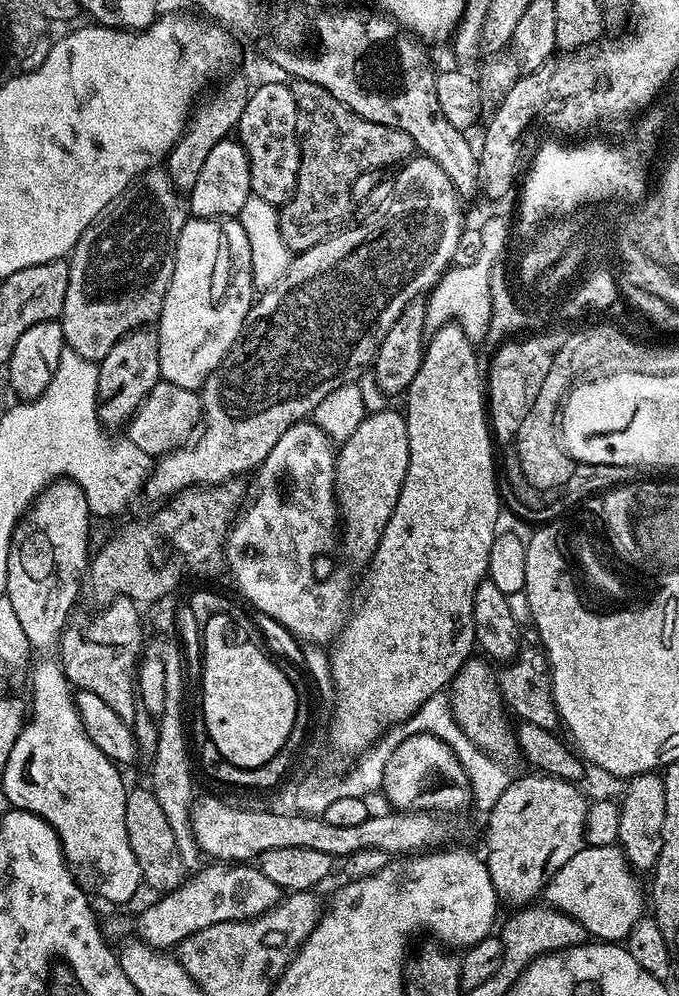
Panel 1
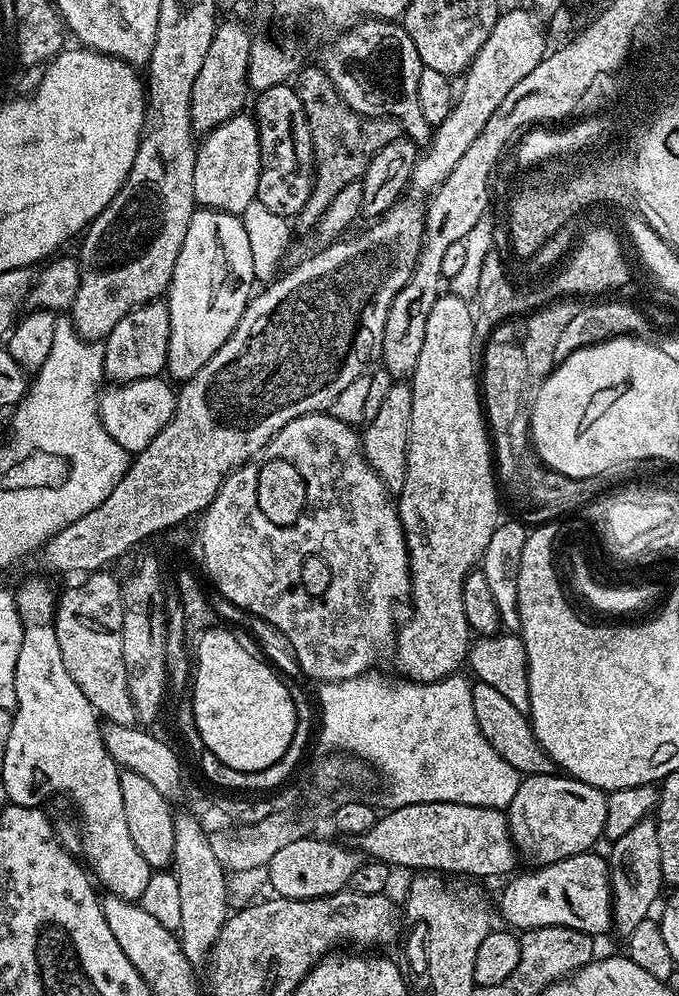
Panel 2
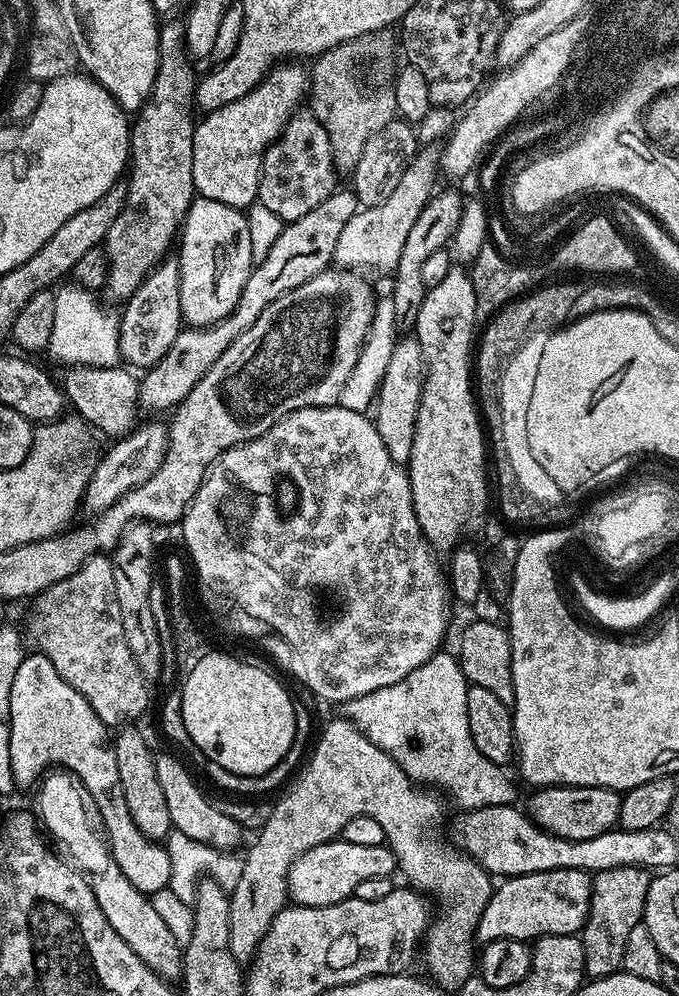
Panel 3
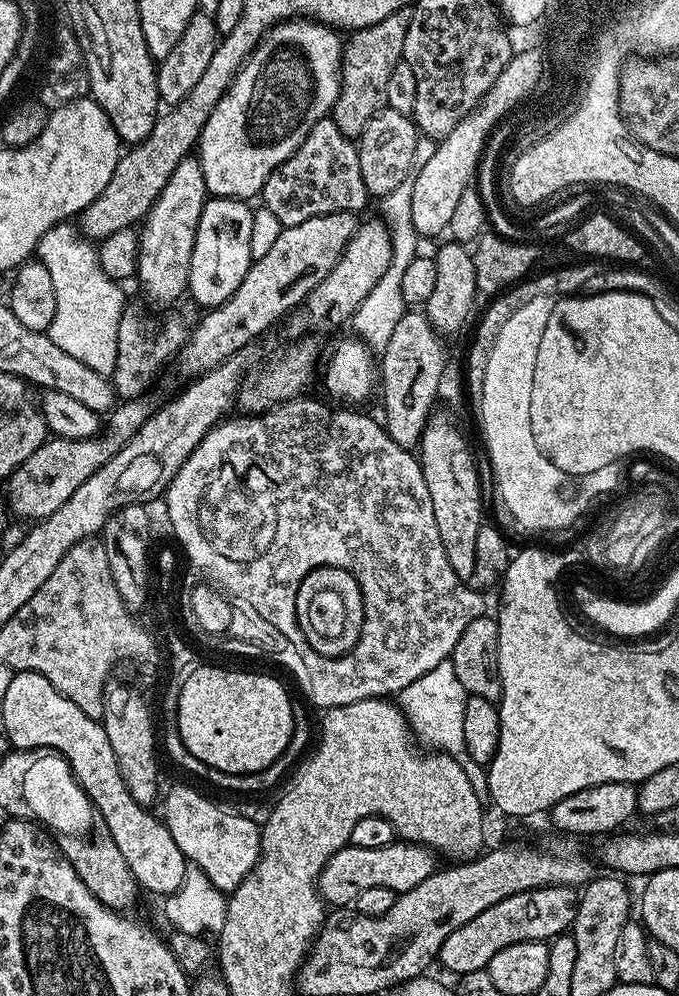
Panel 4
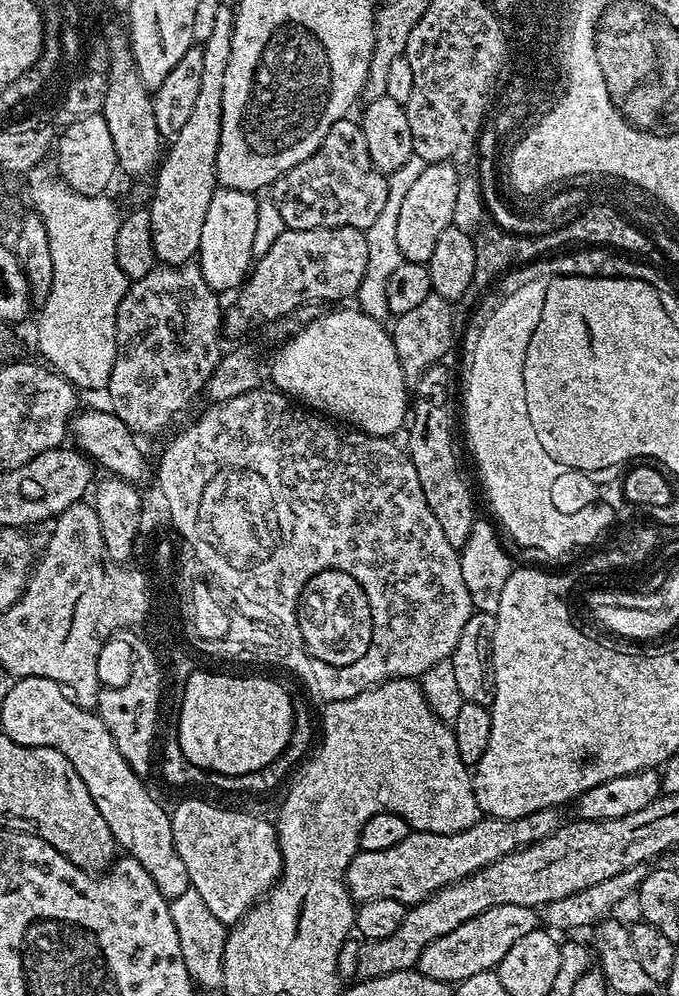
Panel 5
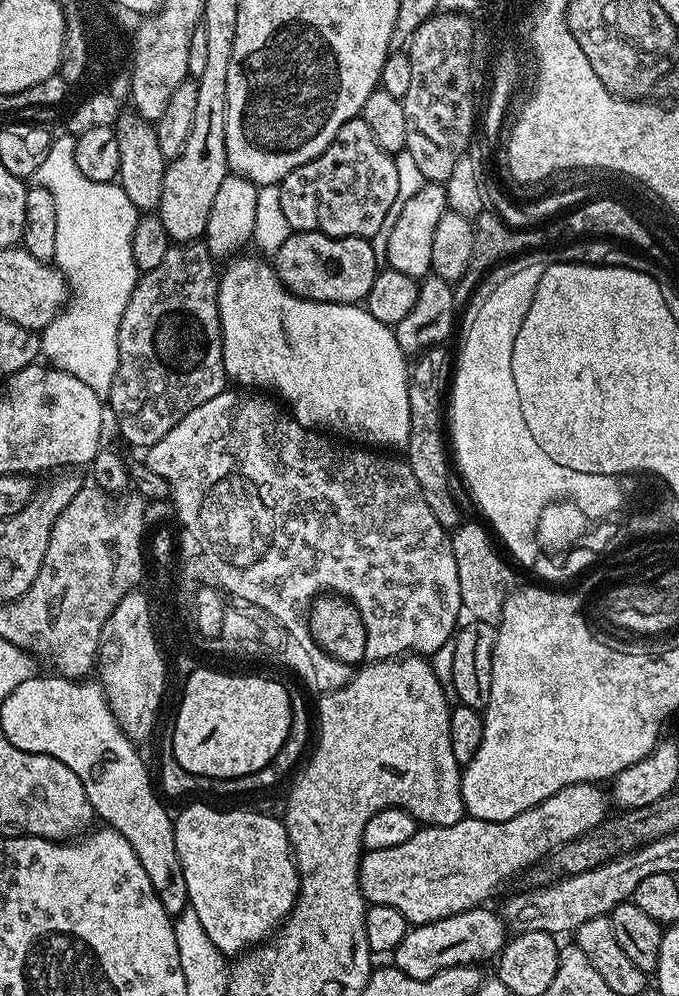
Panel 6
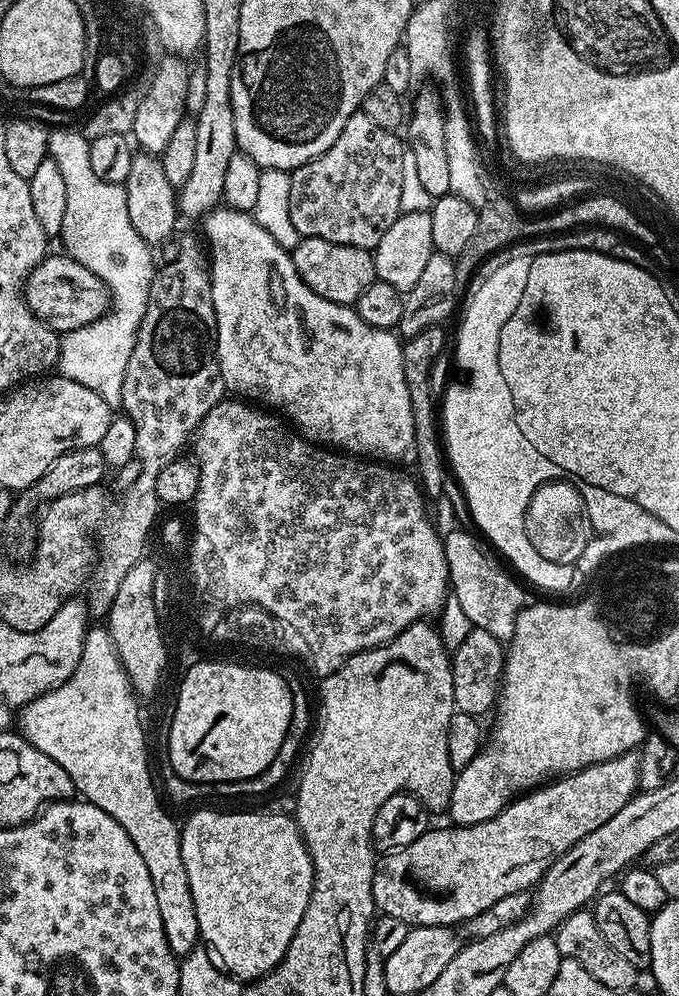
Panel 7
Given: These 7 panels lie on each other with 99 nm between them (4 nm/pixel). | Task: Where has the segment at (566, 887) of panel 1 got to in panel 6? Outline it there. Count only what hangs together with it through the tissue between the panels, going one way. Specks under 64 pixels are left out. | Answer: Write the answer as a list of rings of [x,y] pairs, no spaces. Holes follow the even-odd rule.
[[[488,906],[471,908],[468,912],[459,912],[438,922],[415,925],[394,951],[395,967],[401,968],[410,978],[429,980],[447,968],[463,964],[479,965],[480,960],[499,957],[506,943],[506,925],[490,909]]]

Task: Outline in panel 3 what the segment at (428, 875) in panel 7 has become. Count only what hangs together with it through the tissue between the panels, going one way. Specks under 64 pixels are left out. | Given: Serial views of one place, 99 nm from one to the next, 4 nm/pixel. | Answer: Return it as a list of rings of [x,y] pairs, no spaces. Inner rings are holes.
[[[342,839],[327,840],[322,846],[306,850],[290,866],[288,894],[293,905],[330,906],[347,900],[362,882],[370,878],[391,877],[397,871],[398,861],[387,843],[378,846],[358,846]]]

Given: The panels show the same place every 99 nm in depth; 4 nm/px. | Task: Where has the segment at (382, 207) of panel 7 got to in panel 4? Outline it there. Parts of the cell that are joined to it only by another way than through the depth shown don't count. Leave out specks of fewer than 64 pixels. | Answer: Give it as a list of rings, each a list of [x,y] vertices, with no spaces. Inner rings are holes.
[[[331,118],[319,120],[312,127],[310,134],[266,178],[262,193],[263,207],[273,212],[281,226],[289,228],[298,226],[298,222],[306,222],[306,218],[318,218],[322,214],[335,212],[363,213],[364,207],[370,203],[366,190],[366,182],[362,182],[362,166],[358,162],[359,147],[353,137],[342,134]]]

